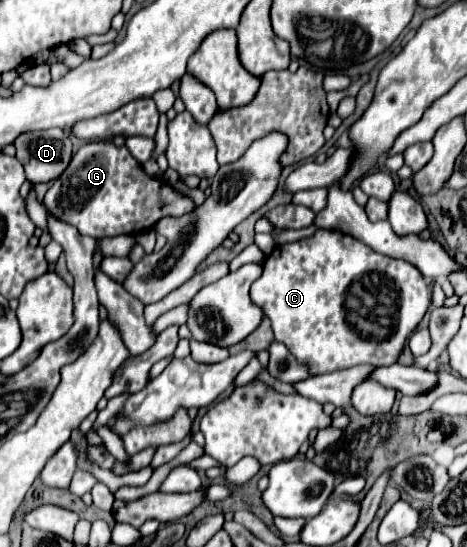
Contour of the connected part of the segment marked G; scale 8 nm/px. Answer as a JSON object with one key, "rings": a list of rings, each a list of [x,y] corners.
{"rings":[[[111,140],[105,142],[87,142],[83,144],[75,154],[71,164],[65,168],[65,172],[53,182],[53,186],[47,190],[45,208],[61,218],[67,224],[73,224],[81,234],[93,236],[93,238],[105,238],[105,236],[119,236],[119,234],[137,234],[141,230],[153,228],[161,218],[165,216],[185,216],[195,210],[193,200],[175,190],[171,184],[163,180],[151,178],[143,166],[131,156],[127,146],[115,146]]]}

